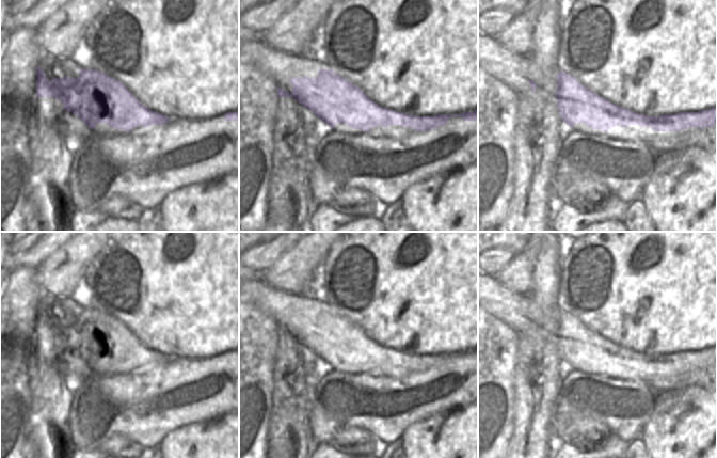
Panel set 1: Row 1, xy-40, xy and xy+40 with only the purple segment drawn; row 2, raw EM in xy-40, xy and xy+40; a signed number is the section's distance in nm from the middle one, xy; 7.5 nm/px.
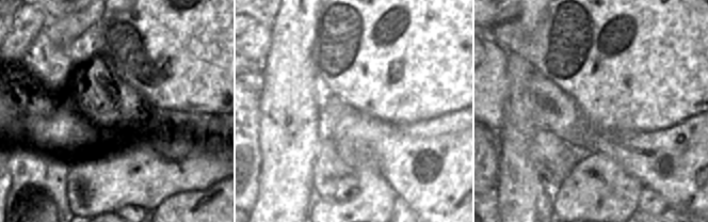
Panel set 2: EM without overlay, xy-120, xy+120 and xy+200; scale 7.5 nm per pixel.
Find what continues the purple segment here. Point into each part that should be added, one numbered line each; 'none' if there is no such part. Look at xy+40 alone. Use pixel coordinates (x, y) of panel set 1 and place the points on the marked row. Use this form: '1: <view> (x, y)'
1: xy+40 (514, 70).

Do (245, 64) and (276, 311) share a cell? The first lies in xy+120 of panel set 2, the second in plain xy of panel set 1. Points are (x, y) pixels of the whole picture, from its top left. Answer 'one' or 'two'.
one

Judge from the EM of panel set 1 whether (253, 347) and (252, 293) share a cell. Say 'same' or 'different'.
different

